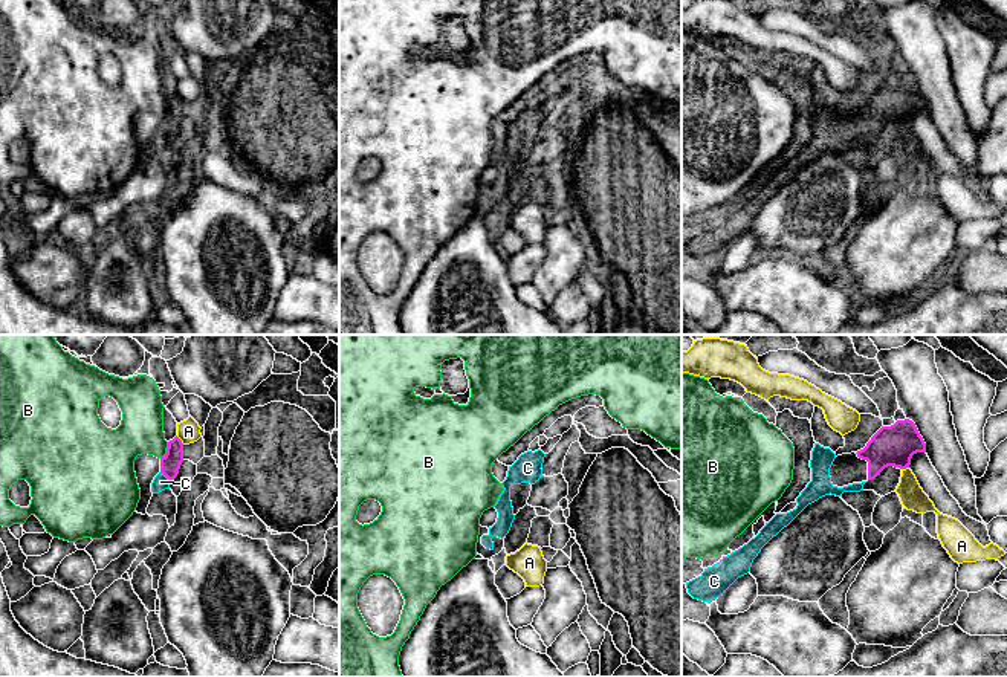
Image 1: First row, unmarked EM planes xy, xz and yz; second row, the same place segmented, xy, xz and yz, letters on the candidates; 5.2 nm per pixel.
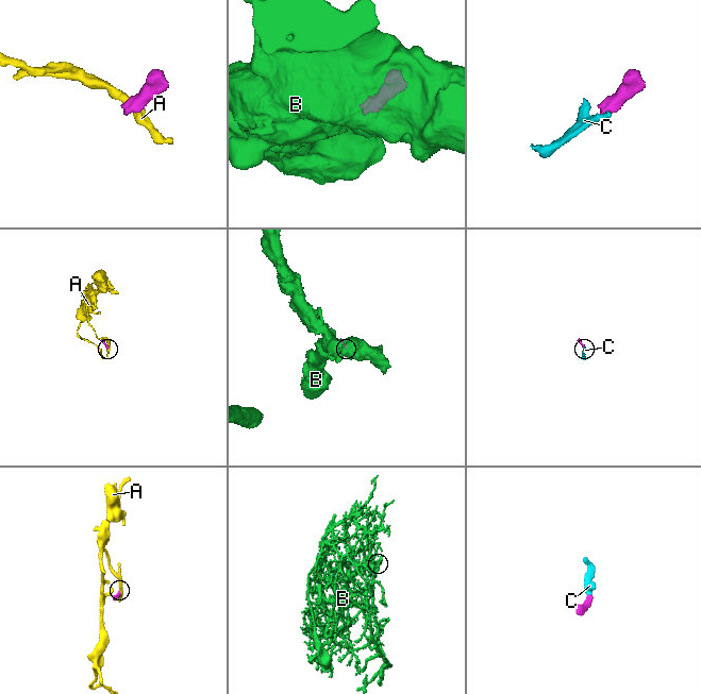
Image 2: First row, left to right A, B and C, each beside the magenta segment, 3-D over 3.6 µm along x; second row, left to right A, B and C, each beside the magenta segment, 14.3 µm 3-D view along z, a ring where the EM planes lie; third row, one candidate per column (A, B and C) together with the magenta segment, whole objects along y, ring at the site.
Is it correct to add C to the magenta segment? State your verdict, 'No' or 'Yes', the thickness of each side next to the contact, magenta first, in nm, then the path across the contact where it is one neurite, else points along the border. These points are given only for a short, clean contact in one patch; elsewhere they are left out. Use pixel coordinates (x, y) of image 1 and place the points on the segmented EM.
Yes. Thickness 110 nm (magenta) against 80 nm. Path across: xy (170, 465), (165, 476), (161, 482)

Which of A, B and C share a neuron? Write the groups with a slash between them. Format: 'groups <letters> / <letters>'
groups A / B / C

